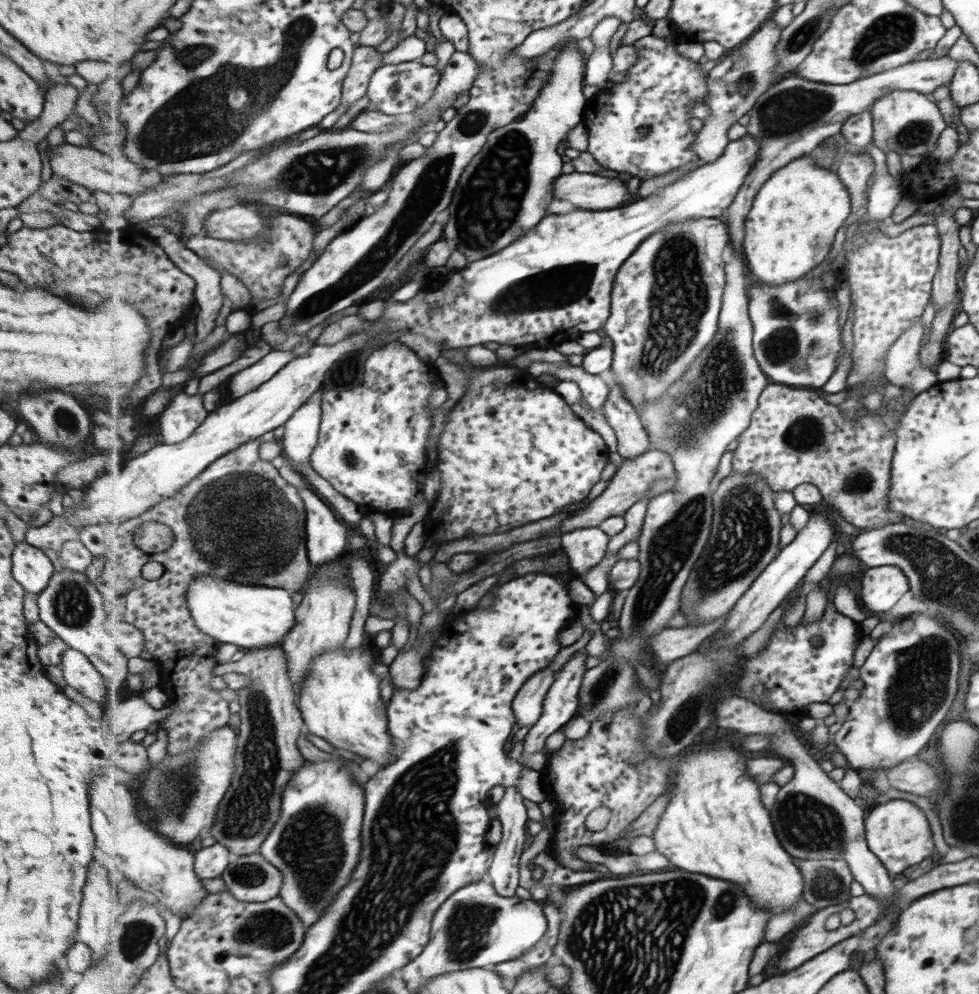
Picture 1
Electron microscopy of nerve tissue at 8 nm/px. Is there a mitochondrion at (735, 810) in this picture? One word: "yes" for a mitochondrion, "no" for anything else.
no

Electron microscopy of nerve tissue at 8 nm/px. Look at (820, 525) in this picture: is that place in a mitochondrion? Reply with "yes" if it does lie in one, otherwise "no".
no

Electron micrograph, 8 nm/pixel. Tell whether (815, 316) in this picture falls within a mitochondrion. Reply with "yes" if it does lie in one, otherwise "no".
yes

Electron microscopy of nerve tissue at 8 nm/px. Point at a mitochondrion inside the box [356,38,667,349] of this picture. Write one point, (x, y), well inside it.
(492, 201)

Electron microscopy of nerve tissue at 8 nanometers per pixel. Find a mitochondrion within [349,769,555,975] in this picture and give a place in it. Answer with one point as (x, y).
(465, 937)

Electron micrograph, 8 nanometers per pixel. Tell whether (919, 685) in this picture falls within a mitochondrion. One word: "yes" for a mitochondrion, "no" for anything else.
yes

